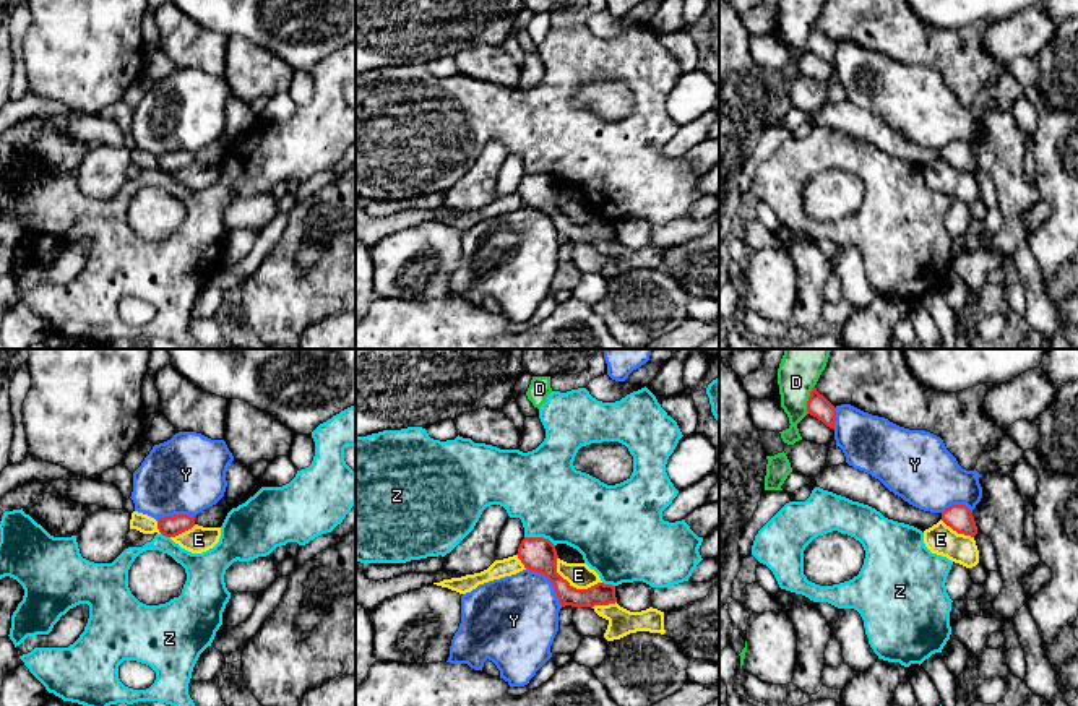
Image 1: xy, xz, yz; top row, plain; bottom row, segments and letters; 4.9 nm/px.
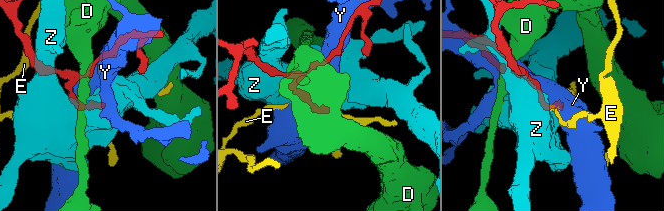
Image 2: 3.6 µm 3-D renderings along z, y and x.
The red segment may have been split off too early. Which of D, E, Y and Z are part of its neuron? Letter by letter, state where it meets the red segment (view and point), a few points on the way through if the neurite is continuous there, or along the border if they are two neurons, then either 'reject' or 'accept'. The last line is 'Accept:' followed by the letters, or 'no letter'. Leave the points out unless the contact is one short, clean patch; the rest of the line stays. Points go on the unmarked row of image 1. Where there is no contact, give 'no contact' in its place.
D: yz (809, 36) | along yz (814, 21), (807, 38), (807, 49) | reject
E: xz (572, 223) | reject
Y: xz (551, 218) | reject
Z: xz (539, 174) | reject
Accept: no letter

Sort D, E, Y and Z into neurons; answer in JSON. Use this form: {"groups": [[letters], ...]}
{"groups": [["D"], ["E"], ["Y"], ["Z"]]}

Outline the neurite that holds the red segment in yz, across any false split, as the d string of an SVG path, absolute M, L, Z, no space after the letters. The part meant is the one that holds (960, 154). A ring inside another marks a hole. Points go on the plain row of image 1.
M951 141L942 149L942 157L958 170L971 174L977 170L972 146L969 146L966 141Z

